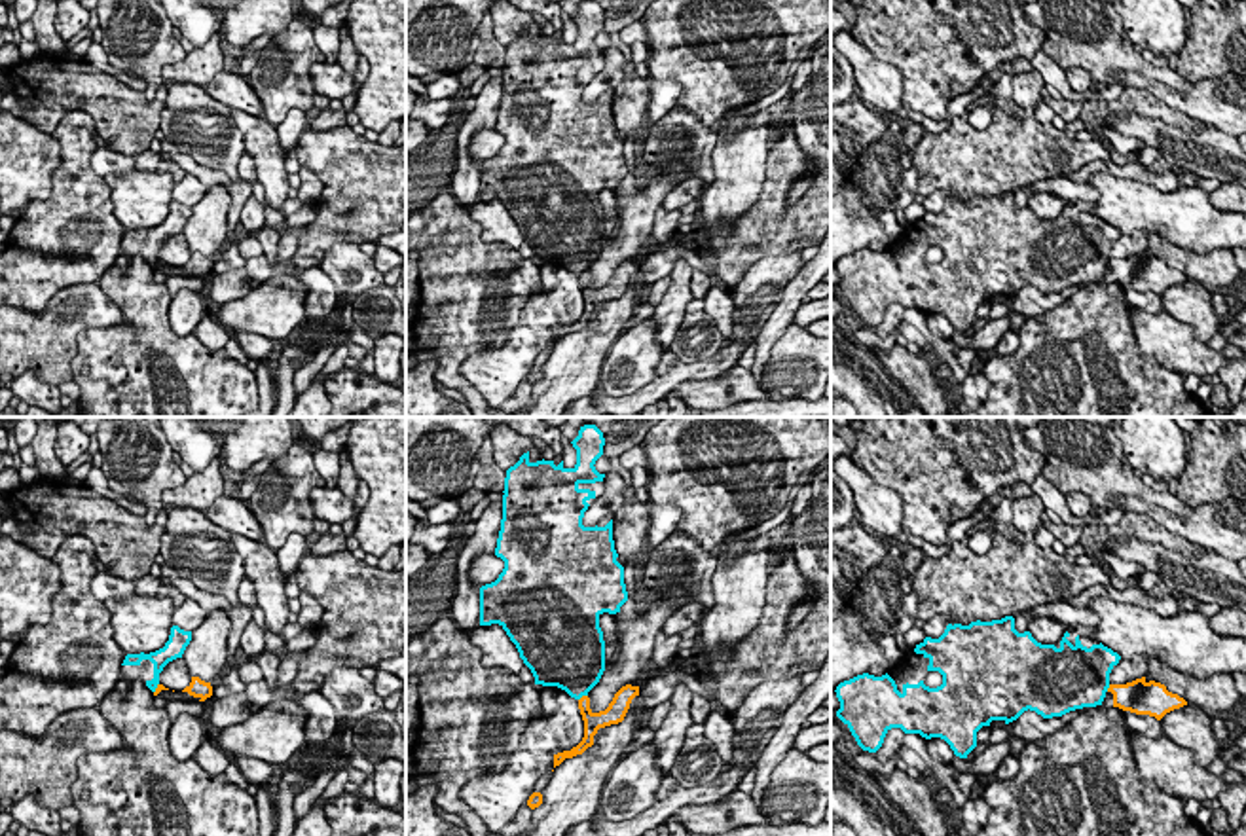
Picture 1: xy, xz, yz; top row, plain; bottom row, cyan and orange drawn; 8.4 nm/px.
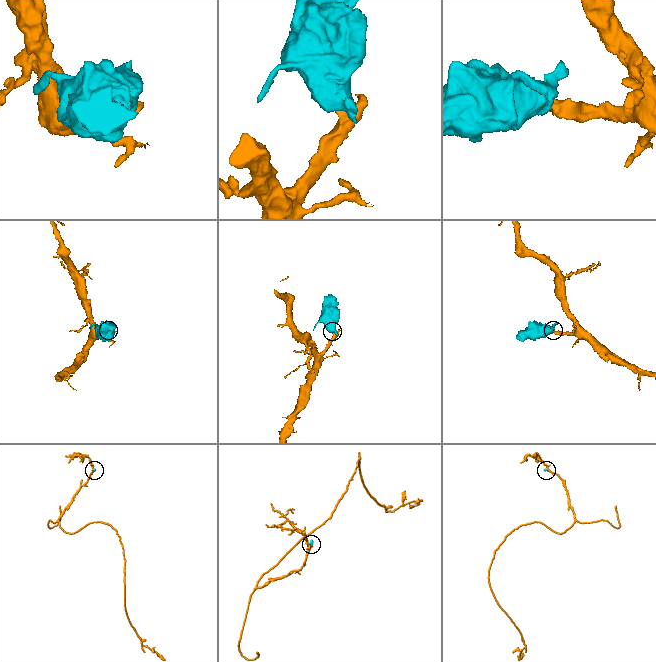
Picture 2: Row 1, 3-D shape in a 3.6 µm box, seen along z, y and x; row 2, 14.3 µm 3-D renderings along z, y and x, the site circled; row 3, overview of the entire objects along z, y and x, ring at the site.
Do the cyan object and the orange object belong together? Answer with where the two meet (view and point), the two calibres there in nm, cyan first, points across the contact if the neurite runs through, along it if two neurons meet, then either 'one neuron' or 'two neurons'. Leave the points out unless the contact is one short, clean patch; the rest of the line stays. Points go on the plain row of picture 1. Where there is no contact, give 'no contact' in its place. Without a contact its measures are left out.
contact xz (583, 270); calibres 460 and 160 nm; border xz (586, 270), (579, 275); two neurons

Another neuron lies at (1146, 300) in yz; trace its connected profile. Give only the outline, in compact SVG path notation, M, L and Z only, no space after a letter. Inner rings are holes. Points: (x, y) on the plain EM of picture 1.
M1128 288L1125 292L1125 300L1128 301L1128 305L1144 309L1151 315L1164 313L1164 309L1161 305L1161 296L1157 296L1155 292Z

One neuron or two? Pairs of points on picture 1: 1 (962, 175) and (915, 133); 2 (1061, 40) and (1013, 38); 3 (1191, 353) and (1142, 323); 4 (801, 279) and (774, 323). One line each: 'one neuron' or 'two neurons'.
1: two neurons
2: two neurons
3: one neuron
4: one neuron

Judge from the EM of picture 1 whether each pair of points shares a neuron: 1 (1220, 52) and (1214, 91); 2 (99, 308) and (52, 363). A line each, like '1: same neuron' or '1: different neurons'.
1: different neurons
2: same neuron

